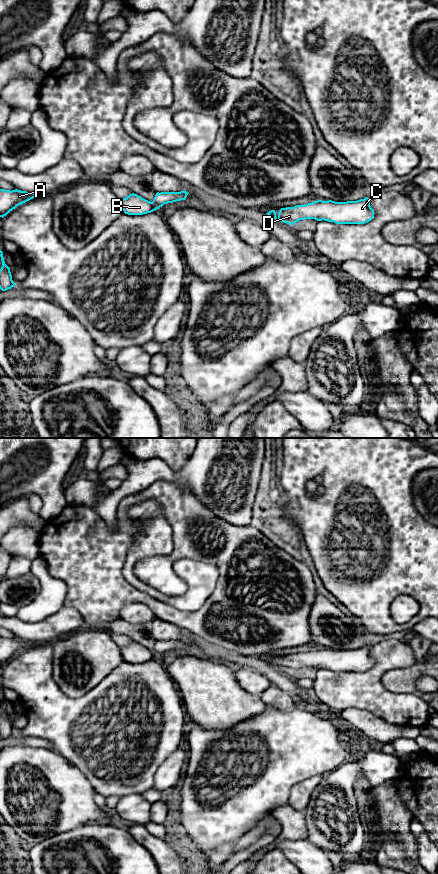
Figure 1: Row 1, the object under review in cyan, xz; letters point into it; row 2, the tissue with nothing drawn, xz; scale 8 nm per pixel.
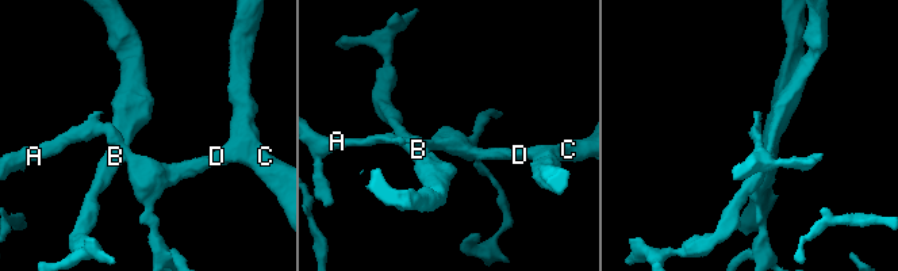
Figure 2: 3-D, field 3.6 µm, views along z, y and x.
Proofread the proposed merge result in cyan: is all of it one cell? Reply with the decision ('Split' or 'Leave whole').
Split

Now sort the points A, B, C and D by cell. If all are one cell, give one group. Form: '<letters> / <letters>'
A C D / B

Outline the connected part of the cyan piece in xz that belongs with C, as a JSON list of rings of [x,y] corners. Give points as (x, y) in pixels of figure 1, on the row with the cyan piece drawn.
[[[368,197],[347,202],[317,200],[304,205],[281,208],[278,214],[275,210],[266,214],[290,225],[305,219],[325,220],[336,224],[365,224],[374,218],[374,210]]]

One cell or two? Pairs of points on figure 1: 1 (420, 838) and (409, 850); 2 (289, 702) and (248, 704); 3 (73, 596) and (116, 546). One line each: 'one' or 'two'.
1: two
2: two
3: one

